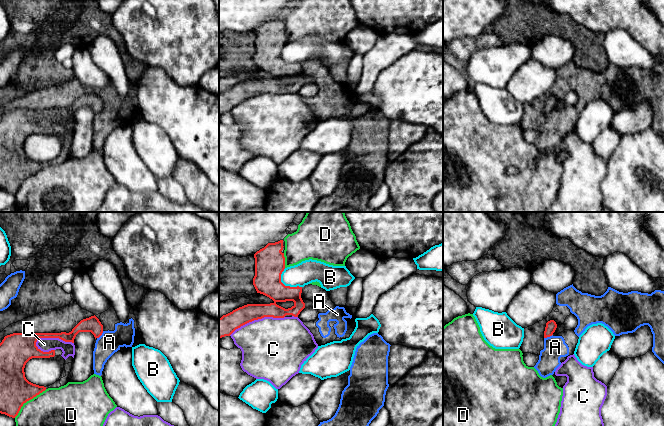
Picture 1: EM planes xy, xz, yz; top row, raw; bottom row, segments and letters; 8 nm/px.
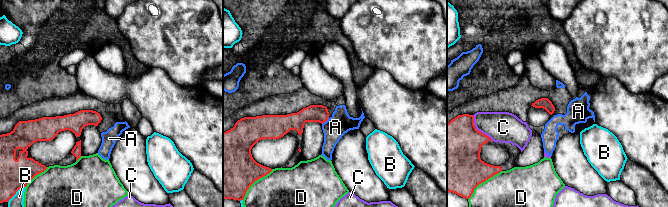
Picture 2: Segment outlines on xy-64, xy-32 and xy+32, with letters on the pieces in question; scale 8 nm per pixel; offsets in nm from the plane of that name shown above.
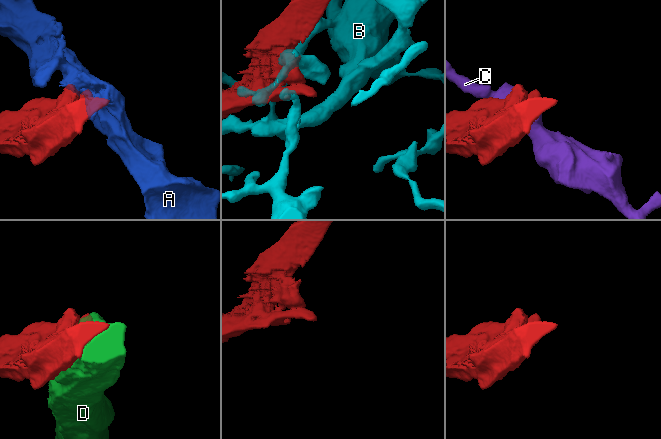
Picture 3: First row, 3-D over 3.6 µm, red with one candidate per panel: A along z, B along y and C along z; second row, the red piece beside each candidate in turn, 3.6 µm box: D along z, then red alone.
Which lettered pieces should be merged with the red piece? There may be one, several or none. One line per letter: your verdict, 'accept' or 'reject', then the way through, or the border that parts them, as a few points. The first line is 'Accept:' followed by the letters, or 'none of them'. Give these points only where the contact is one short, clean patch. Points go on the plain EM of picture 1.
Accept: A
A: accept | across yz (551, 101), (548, 112), (555, 123)
B: reject
C: reject
D: reject

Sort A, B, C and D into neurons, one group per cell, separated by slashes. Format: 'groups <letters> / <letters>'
groups A / B / C / D

